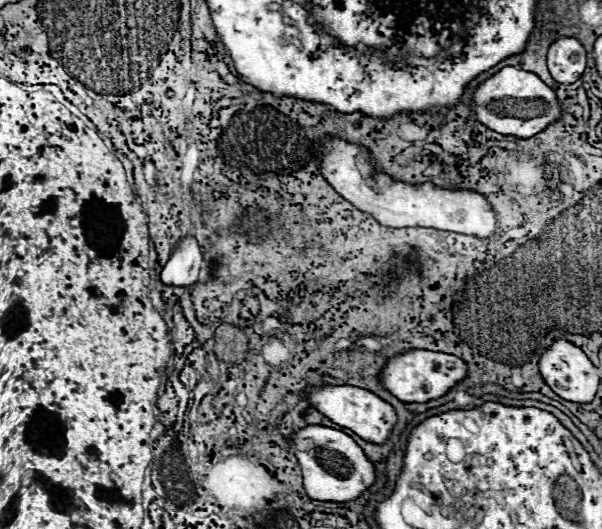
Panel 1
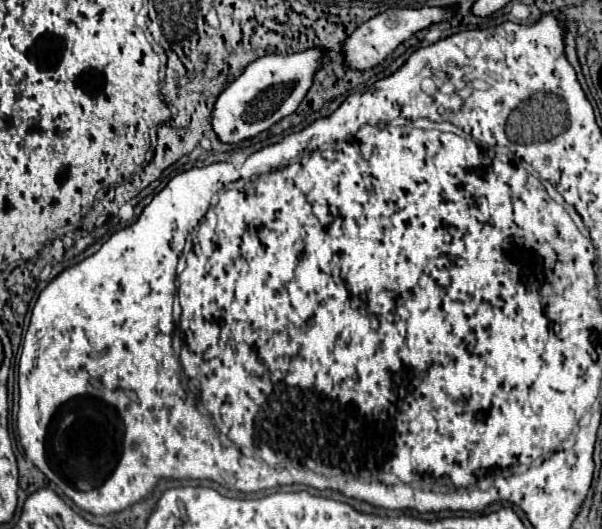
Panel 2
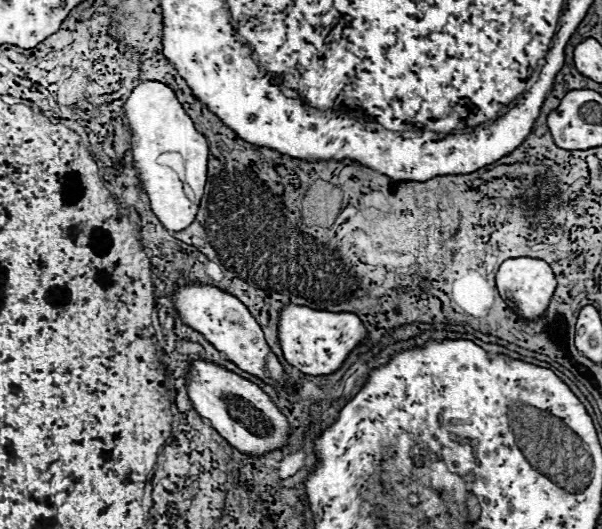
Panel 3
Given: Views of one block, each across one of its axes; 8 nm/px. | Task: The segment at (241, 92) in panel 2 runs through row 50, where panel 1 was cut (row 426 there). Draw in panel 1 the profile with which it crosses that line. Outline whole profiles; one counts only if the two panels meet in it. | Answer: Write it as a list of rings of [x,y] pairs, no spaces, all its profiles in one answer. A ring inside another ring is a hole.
[[[318,424],[302,426],[294,430],[294,434],[288,438],[288,448],[294,452],[302,468],[304,490],[312,500],[320,500],[320,502],[356,500],[376,480],[374,466],[364,456],[362,448],[348,434],[340,430],[318,426]]]

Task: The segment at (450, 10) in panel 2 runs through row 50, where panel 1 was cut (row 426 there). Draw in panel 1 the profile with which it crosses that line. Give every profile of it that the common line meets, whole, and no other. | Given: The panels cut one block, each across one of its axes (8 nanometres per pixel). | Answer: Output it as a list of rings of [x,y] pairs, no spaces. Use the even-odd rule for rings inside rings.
[[[342,384],[342,386],[308,386],[304,390],[304,398],[308,398],[312,408],[316,408],[320,414],[324,414],[334,424],[350,428],[360,438],[364,438],[368,442],[374,442],[374,444],[386,442],[390,430],[396,424],[396,412],[388,402],[384,402],[374,392],[362,390],[362,388],[356,388],[356,386],[350,386],[350,384]]]

